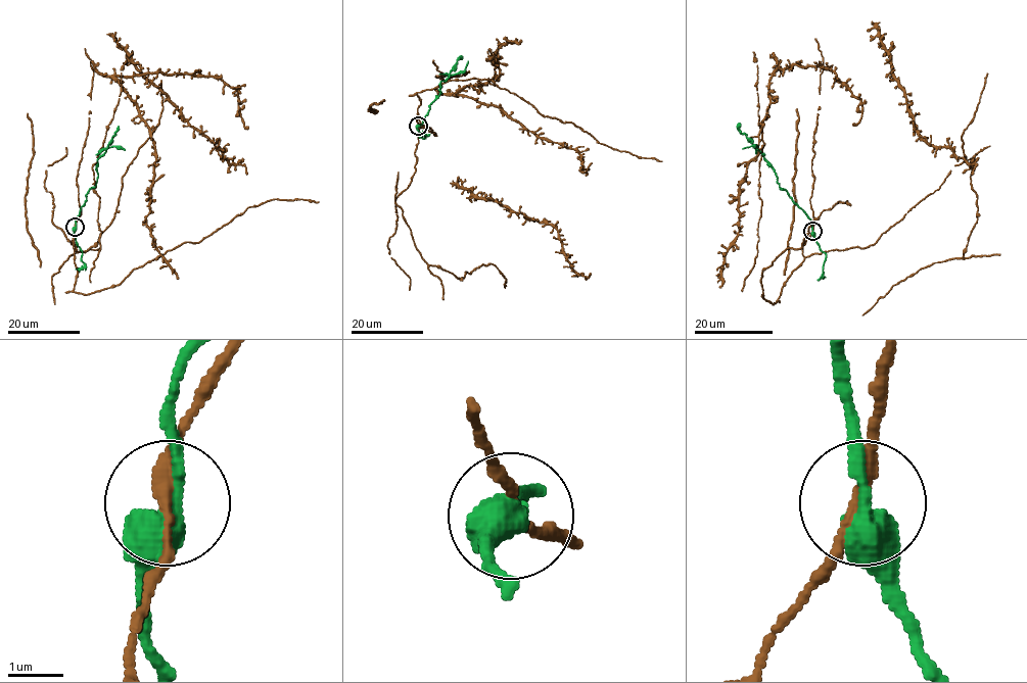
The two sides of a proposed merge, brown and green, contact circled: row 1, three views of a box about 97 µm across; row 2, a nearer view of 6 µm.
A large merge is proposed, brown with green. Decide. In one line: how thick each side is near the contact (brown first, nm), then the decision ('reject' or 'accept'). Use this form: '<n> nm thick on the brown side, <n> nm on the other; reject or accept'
240 nm thick on the brown side, 440 nm on the other; reject

